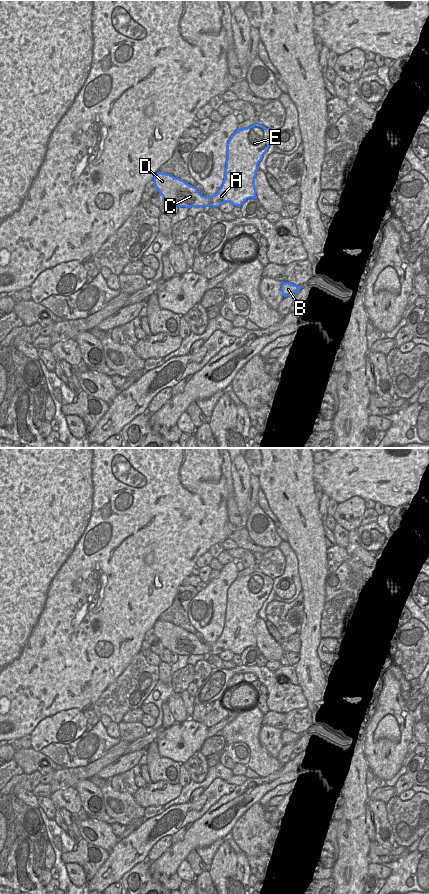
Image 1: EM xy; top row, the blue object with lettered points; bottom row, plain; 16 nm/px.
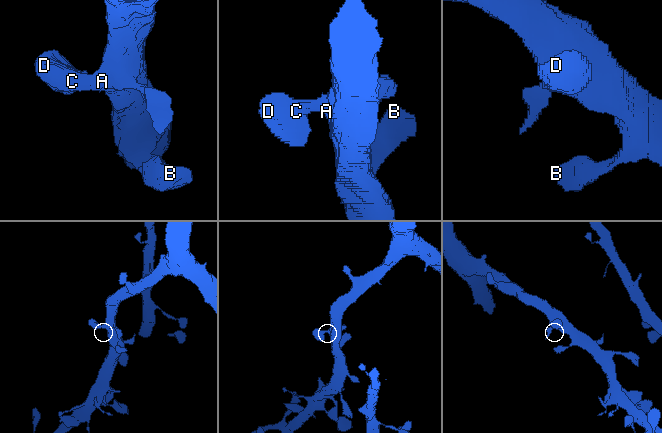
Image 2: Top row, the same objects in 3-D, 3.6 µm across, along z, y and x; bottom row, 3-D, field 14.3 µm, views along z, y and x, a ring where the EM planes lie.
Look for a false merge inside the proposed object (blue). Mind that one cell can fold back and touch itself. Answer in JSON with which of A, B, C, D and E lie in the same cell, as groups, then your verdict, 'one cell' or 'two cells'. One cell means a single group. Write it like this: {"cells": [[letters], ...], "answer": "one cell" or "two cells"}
{"cells": [["A", "B", "C", "D", "E"]], "answer": "one cell"}

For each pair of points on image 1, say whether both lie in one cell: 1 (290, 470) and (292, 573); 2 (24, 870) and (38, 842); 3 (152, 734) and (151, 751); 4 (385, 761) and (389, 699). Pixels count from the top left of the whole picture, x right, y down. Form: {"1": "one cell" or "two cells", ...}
{"1": "two cells", "2": "two cells", "3": "two cells", "4": "one cell"}

